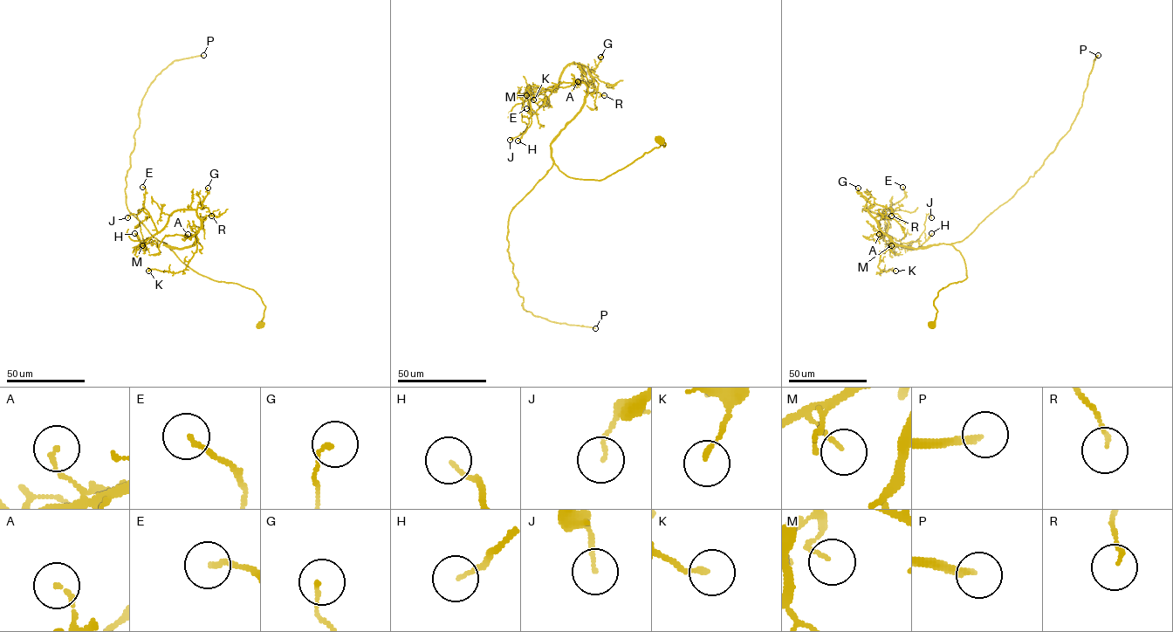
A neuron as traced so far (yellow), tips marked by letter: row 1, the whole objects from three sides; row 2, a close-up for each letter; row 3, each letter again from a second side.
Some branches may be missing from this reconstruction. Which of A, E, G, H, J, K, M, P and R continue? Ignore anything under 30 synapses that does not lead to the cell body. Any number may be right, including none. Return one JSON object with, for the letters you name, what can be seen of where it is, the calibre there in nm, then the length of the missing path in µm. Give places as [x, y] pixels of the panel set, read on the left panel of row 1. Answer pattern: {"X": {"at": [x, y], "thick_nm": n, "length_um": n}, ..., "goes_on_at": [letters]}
{"P": {"at": [203, 55], "thick_nm": 220, "length_um": 130}, "goes_on_at": ["P"]}

